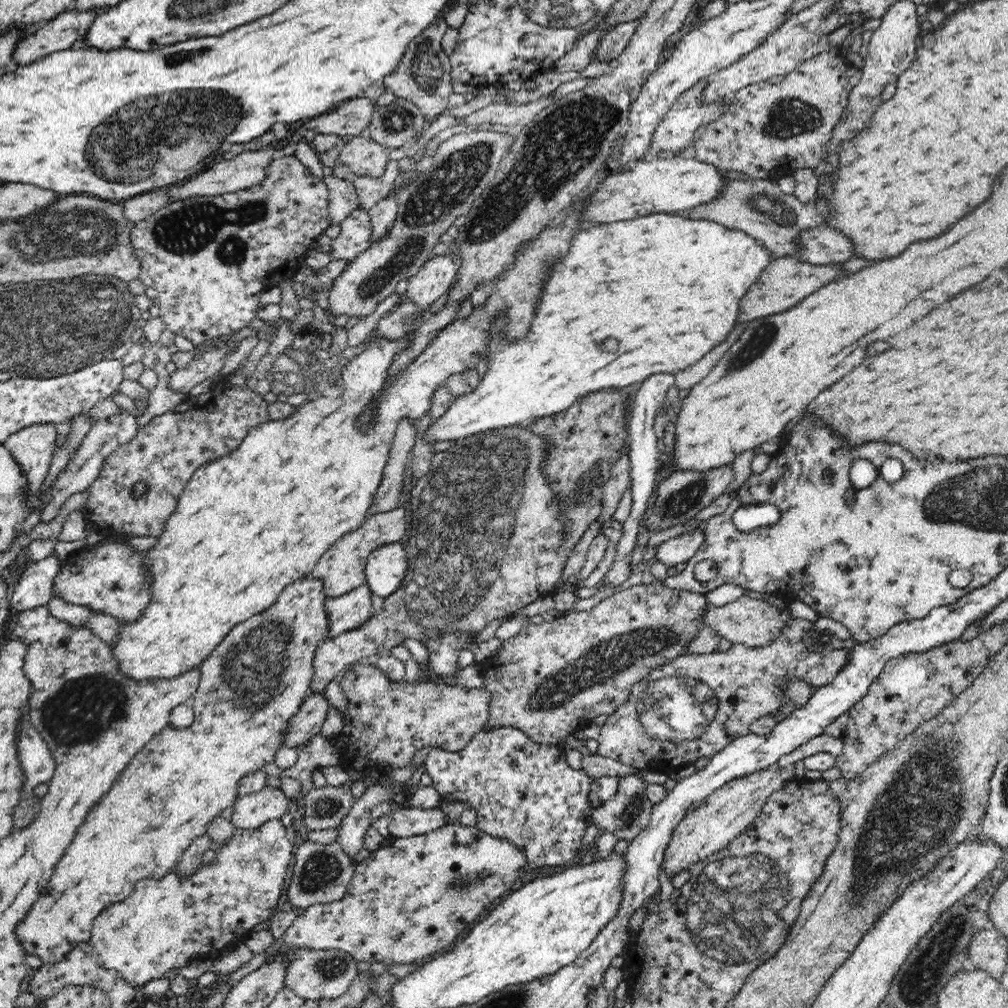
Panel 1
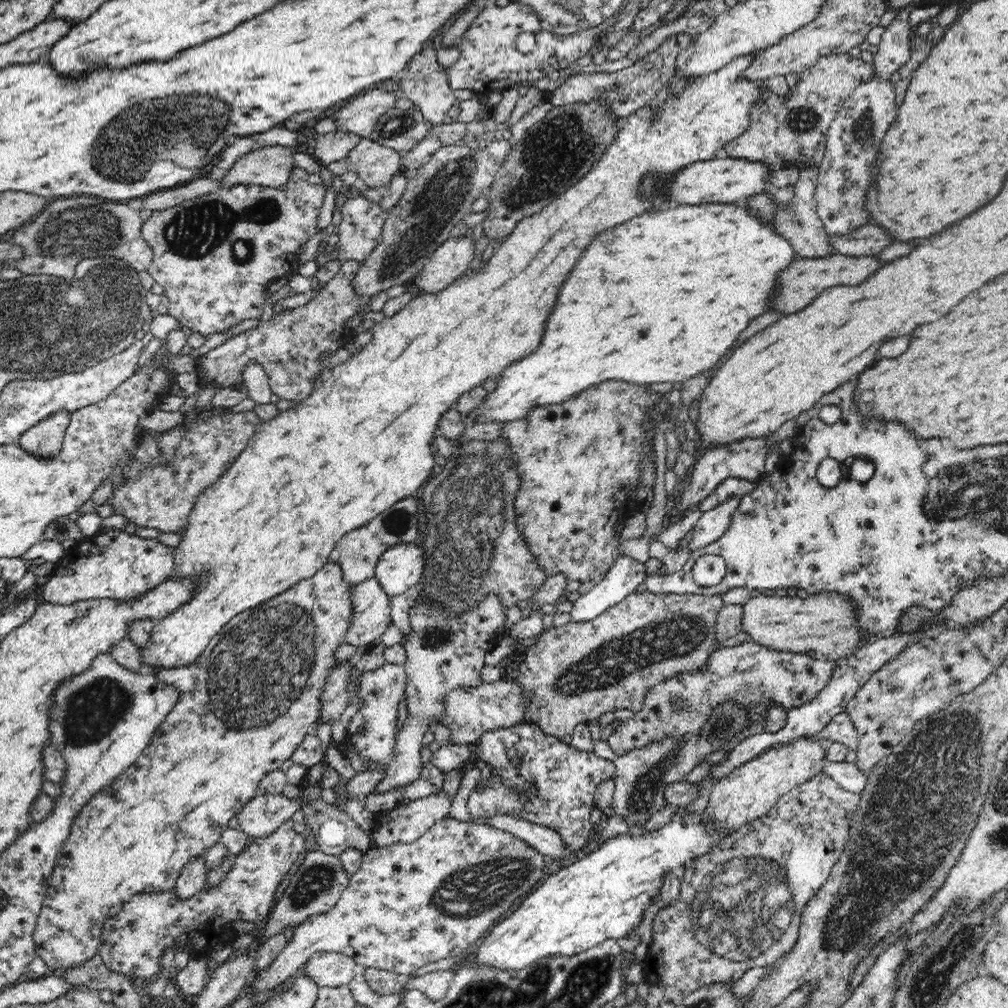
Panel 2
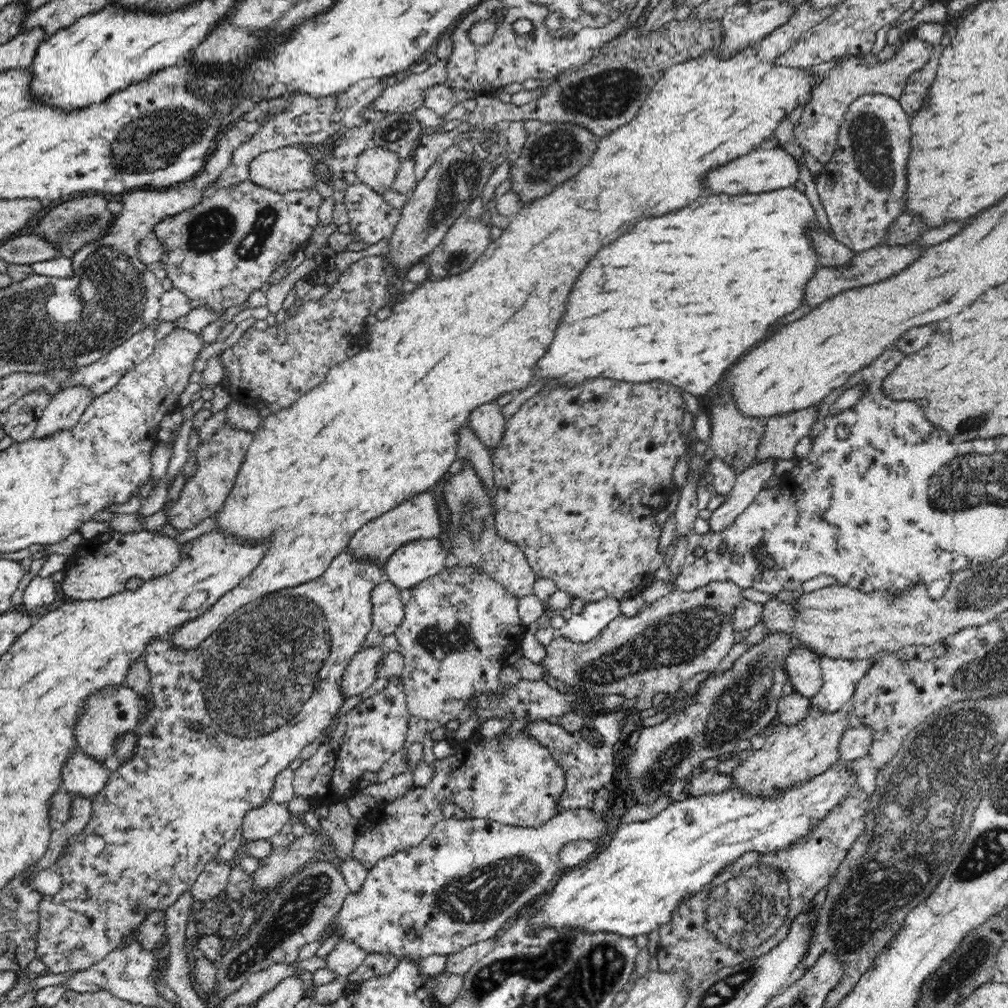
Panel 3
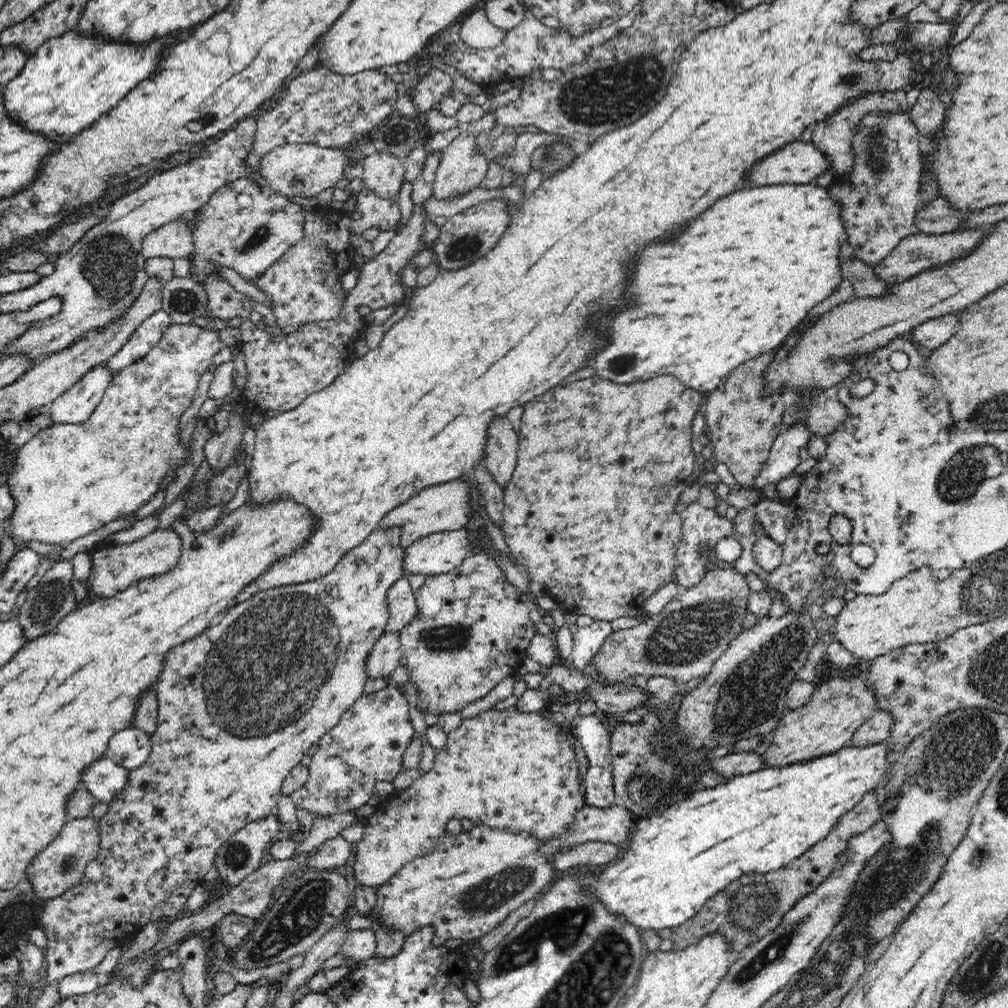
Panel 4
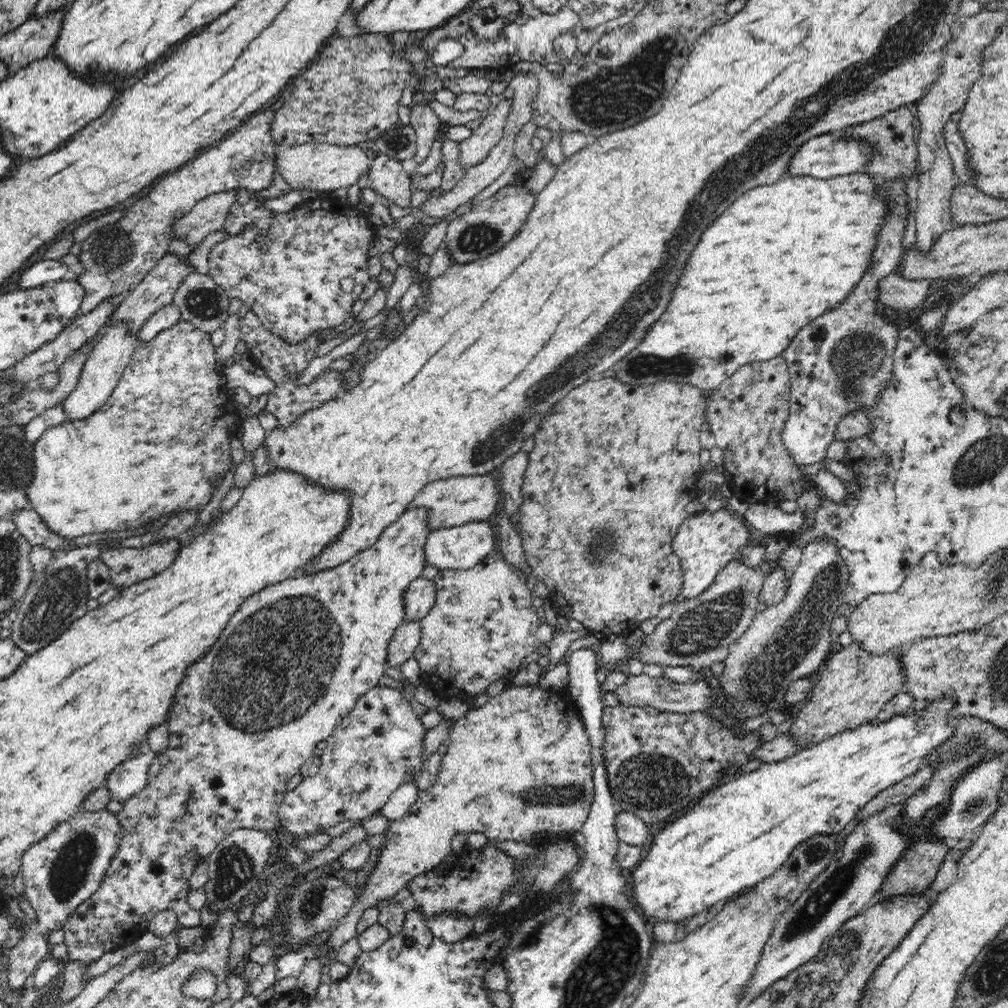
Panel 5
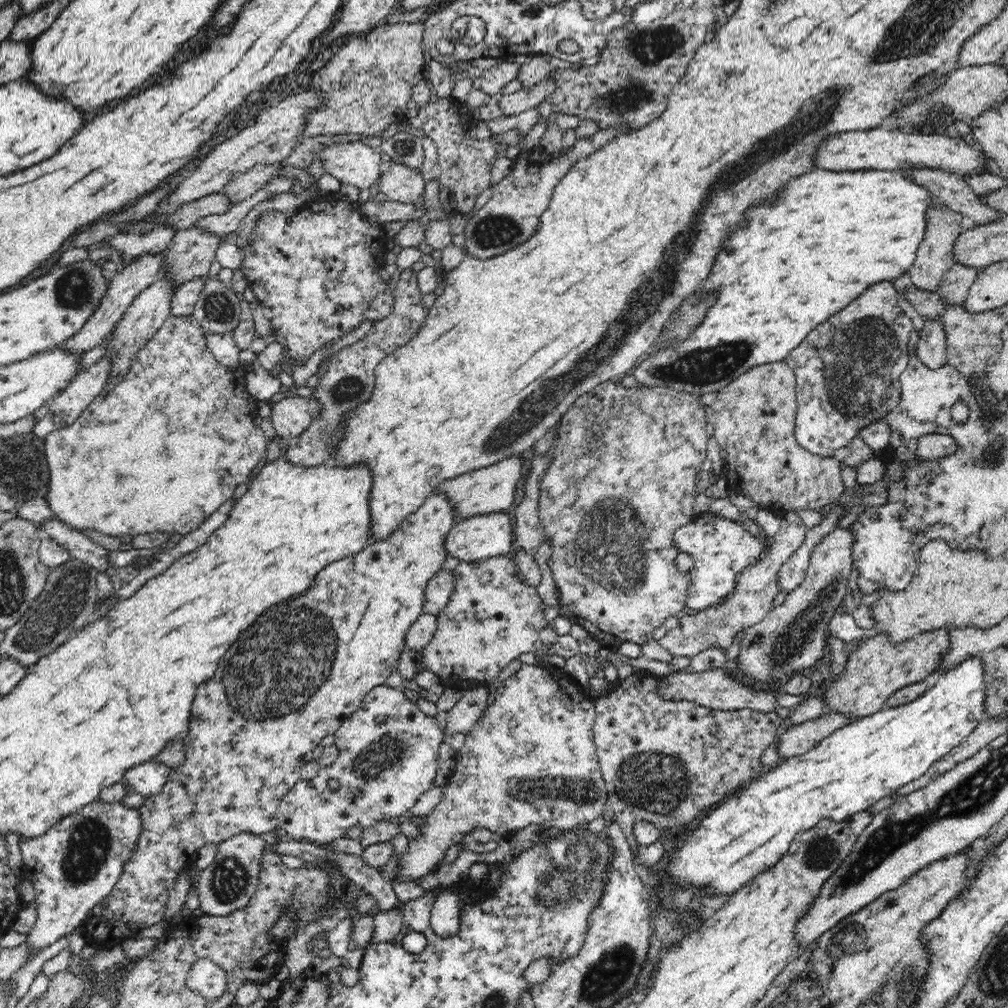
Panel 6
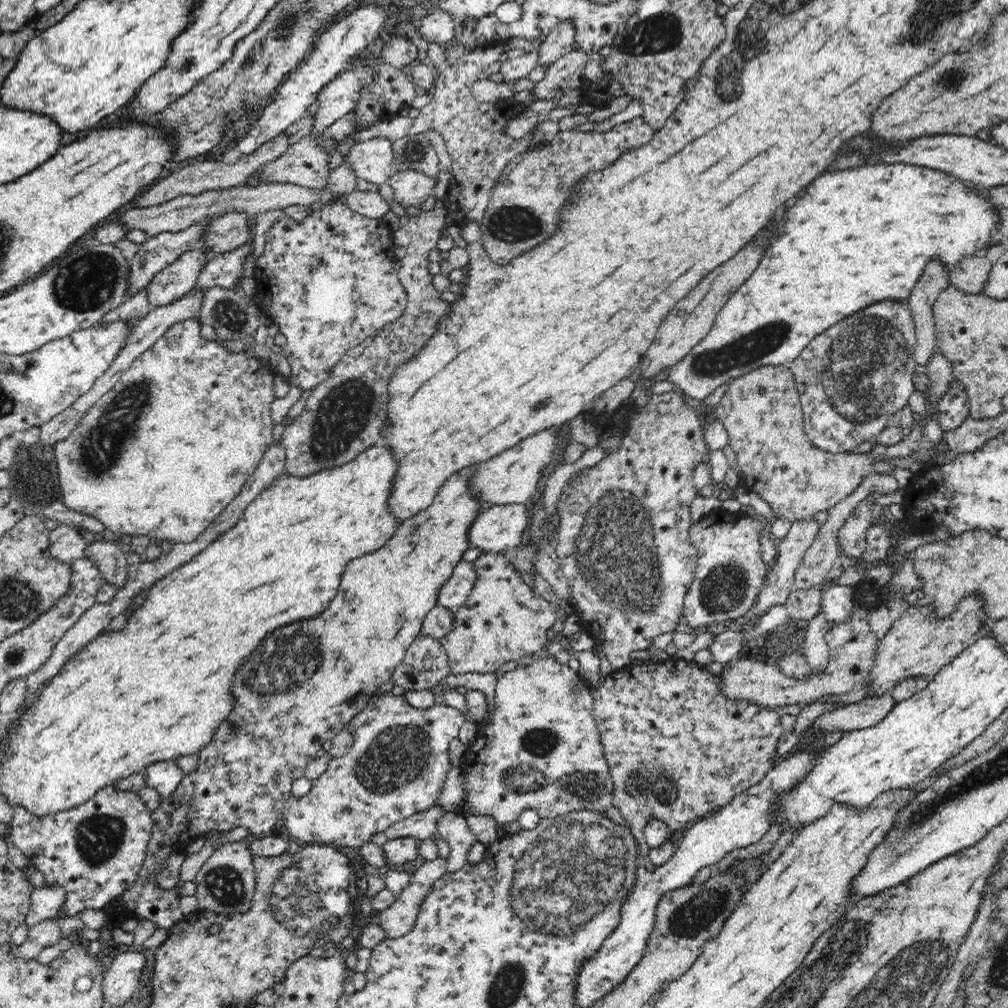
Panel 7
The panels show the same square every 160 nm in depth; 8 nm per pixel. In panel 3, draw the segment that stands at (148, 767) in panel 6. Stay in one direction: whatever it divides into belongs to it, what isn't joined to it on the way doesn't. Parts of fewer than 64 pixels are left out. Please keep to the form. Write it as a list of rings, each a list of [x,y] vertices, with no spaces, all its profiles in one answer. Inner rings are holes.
[[[76,752],[63,766],[61,786],[76,796],[92,798],[104,790],[109,774],[104,760]]]

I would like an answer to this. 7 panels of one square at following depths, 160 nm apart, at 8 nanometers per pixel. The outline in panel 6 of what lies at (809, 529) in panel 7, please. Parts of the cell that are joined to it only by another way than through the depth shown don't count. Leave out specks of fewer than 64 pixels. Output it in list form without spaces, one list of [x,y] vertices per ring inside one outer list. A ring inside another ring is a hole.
[[[788,511],[781,516],[780,530],[773,536],[770,550],[755,565],[745,568],[738,577],[734,594],[720,604],[718,608],[708,608],[704,612],[688,612],[679,618],[679,626],[667,632],[659,644],[670,654],[694,657],[713,645],[728,650],[734,638],[741,631],[755,626],[764,620],[775,605],[775,598],[780,594],[779,570],[782,565],[802,546],[809,528],[796,512]]]

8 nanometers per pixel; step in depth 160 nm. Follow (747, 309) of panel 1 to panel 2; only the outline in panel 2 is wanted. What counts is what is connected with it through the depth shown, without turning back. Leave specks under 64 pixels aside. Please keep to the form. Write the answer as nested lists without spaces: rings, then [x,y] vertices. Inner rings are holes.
[[[836,253],[826,258],[806,259],[798,257],[796,262],[790,265],[790,268],[786,268],[780,274],[780,288],[778,288],[778,294],[774,298],[774,310],[787,312],[788,314],[801,311],[809,304],[812,304],[812,301],[823,290],[836,285],[859,285],[885,264],[886,260],[881,260],[876,255],[850,257]]]

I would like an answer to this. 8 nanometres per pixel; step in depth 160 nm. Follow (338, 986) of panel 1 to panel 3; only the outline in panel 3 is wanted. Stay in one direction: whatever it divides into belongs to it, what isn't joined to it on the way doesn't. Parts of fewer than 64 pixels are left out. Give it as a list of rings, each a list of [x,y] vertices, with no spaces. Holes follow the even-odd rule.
[[[342,939],[328,954],[327,967],[340,978],[345,978],[362,964],[367,954],[368,952],[360,948],[355,942]]]

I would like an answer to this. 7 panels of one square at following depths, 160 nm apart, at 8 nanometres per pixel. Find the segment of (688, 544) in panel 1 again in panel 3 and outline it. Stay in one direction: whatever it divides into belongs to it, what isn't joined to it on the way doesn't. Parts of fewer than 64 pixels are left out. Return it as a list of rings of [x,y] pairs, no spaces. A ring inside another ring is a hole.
[[[764,458],[762,462],[756,462],[737,476],[736,484],[726,495],[724,503],[709,519],[711,530],[715,530],[716,533],[725,530],[736,520],[740,512],[752,504],[756,495],[764,489],[765,482],[776,477],[775,468],[778,461],[779,458]]]

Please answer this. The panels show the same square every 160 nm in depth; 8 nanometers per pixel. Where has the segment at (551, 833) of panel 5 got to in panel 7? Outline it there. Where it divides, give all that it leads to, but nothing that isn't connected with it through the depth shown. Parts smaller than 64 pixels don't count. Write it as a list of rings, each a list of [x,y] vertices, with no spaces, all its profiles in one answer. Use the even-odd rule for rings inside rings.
[[[545,656],[544,660],[538,658],[530,666],[516,667],[514,670],[507,671],[498,677],[490,723],[486,728],[482,728],[482,732],[477,735],[477,742],[468,748],[465,756],[466,760],[462,769],[465,774],[467,796],[459,811],[463,813],[464,817],[470,814],[481,814],[493,818],[500,825],[512,822],[512,820],[518,820],[518,816],[526,808],[536,808],[542,818],[554,818],[560,816],[560,814],[566,814],[566,812],[572,812],[572,810],[584,810],[584,808],[594,812],[605,812],[608,806],[613,805],[613,780],[611,779],[608,763],[604,758],[602,733],[600,733],[596,722],[593,689],[579,676],[578,672],[562,665],[555,656]]]

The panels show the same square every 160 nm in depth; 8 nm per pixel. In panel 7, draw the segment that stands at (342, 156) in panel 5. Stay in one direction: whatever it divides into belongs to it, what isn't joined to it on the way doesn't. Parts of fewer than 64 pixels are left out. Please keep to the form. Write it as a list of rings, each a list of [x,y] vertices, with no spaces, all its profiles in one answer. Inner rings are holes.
[[[377,137],[361,141],[349,152],[349,161],[356,177],[372,184],[390,180],[394,157],[394,141],[388,137]]]

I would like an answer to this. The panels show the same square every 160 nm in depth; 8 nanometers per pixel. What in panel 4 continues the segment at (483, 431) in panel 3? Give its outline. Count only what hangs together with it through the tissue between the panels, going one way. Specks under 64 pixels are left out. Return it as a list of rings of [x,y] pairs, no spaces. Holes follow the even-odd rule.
[[[496,417],[489,424],[484,465],[502,490],[506,488],[516,468],[518,449],[519,434],[512,429],[510,420]]]

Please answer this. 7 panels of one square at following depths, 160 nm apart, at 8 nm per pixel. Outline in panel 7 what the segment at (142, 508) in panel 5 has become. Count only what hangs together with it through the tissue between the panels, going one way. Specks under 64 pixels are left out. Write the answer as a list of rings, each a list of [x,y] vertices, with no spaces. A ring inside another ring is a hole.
[[[196,318],[173,324],[146,352],[133,360],[130,368],[122,374],[114,388],[100,398],[100,401],[82,417],[82,422],[77,424],[72,434],[53,446],[63,503],[76,512],[97,518],[107,530],[112,530],[115,536],[142,534],[150,539],[160,539],[174,545],[194,542],[242,490],[260,464],[268,446],[274,442],[275,425],[272,423],[270,412],[270,407],[277,399],[273,389],[273,380],[276,376],[274,367],[270,362],[247,355],[245,351],[234,352],[218,339],[206,340],[201,335],[199,326],[200,322]]]

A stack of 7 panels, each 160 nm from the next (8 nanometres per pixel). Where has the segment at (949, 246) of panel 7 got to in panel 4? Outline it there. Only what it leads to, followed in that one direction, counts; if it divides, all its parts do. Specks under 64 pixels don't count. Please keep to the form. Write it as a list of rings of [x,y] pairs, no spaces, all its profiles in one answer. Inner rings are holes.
[[[815,182],[809,184],[774,184],[760,187],[750,186],[742,191],[734,192],[722,200],[718,200],[710,210],[706,210],[702,216],[690,222],[686,232],[682,232],[674,242],[656,242],[650,244],[636,260],[632,284],[628,288],[628,294],[636,298],[636,308],[628,308],[624,312],[618,312],[614,316],[606,316],[600,324],[600,330],[604,330],[607,338],[612,340],[608,348],[603,348],[590,362],[596,368],[597,374],[618,384],[630,384],[638,381],[647,381],[666,374],[672,374],[682,384],[698,392],[712,392],[719,387],[725,378],[742,362],[748,358],[756,358],[760,354],[766,354],[774,348],[778,348],[788,334],[808,316],[808,312],[836,292],[836,286],[842,282],[840,272],[840,248],[849,244],[849,236],[845,229],[845,220],[841,215],[841,206],[830,194],[830,186],[818,186]]]

